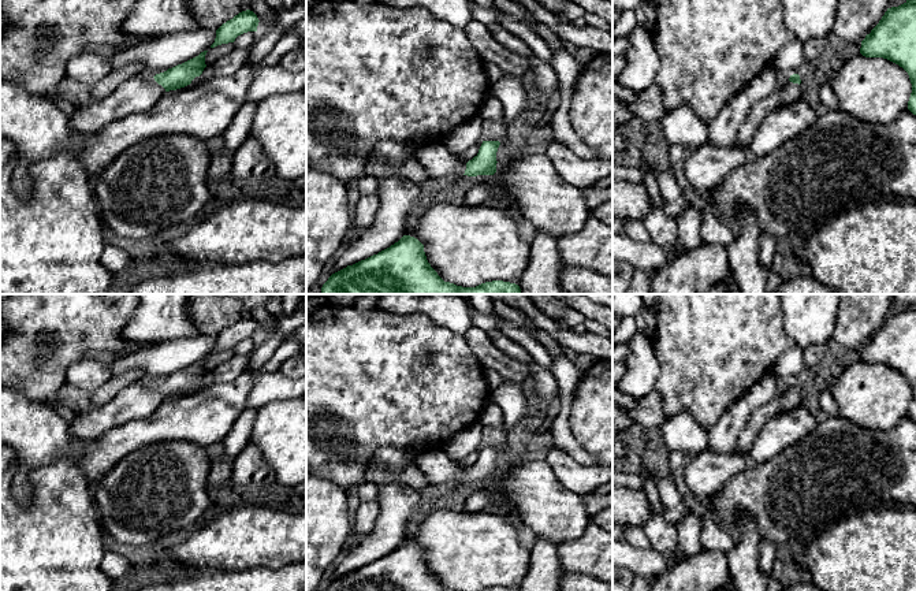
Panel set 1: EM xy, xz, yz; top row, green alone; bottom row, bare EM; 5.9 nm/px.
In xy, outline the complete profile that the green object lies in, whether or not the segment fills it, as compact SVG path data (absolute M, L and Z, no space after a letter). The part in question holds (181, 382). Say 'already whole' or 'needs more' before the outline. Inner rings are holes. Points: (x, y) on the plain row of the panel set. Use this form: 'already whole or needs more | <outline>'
needs more | M204 357L198 363L154 383L134 382L94 410L72 412L72 419L68 421L71 438L83 442L97 441L116 425L150 416L165 398L185 394L202 380L206 373L206 358Z

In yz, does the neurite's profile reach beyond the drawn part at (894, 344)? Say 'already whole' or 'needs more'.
already whole

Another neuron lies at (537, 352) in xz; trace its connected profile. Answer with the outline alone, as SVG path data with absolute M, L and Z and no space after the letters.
M496 313L492 316L498 319L502 334L522 346L530 354L535 364L544 369L551 369L552 358L541 343L539 343L529 332L520 328L517 324L504 320Z

